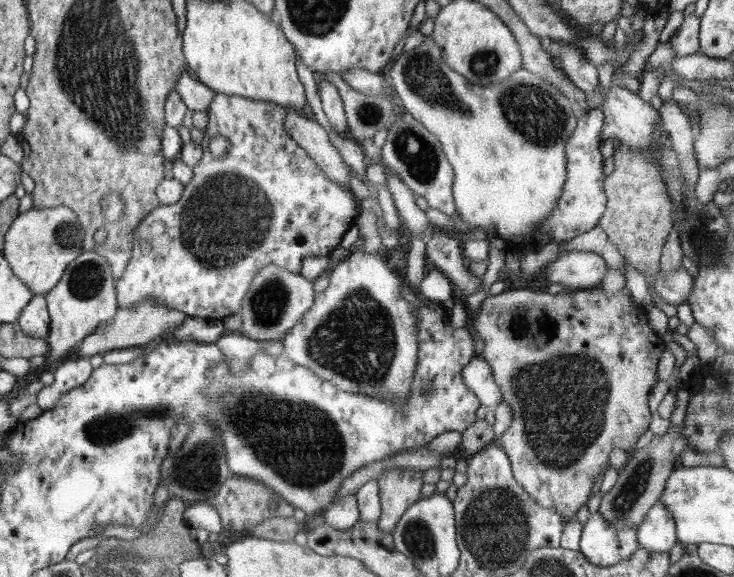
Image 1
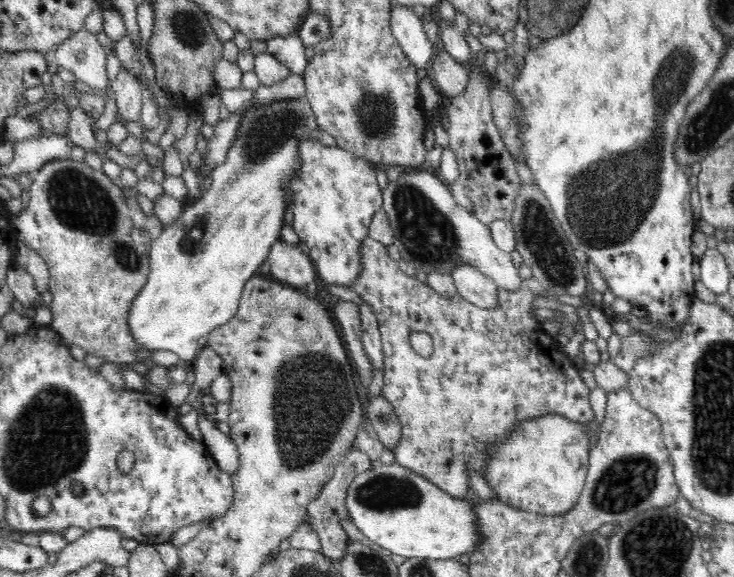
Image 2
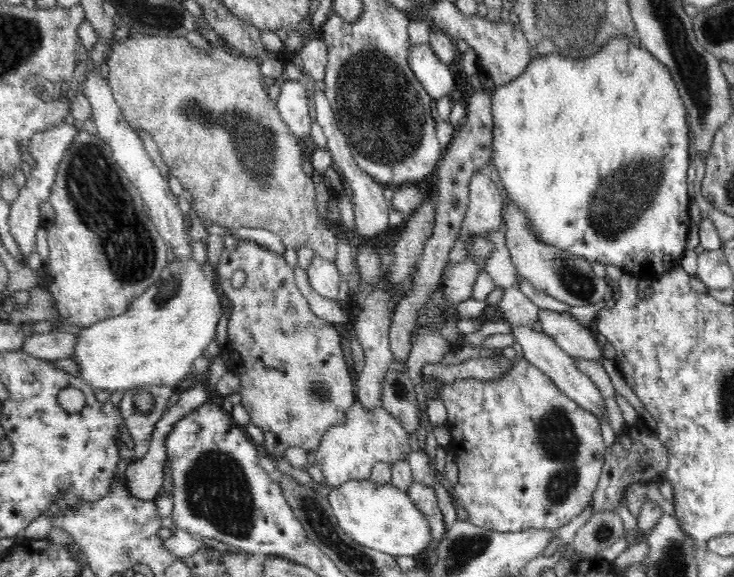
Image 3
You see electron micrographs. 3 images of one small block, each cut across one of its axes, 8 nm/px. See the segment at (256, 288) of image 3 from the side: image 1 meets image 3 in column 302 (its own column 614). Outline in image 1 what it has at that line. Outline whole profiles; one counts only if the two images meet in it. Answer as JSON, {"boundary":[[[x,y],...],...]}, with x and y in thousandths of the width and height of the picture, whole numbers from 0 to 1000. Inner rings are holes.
{"boundary":[[[819,499],[770,503],[767,510],[745,510],[745,506],[737,510],[737,506],[726,506],[726,503],[691,503],[677,513],[663,513],[653,527],[647,551],[642,551],[642,558],[644,558],[644,565],[639,565],[639,568],[644,575],[650,575],[650,582],[658,589],[658,610],[653,620],[666,631],[672,659],[683,679],[683,697],[688,697],[696,707],[696,735],[677,763],[677,773],[693,790],[699,828],[707,835],[707,842],[715,849],[715,856],[723,860],[726,870],[732,870],[734,877],[756,884],[756,891],[762,891],[764,905],[772,908],[775,898],[783,894],[786,884],[802,870],[805,846],[813,835],[819,811],[830,801],[830,794],[827,794],[830,783],[835,776],[846,776],[849,783],[854,783],[857,776],[865,773],[868,759],[881,749],[881,738],[887,731],[881,683],[884,683],[887,669],[895,662],[895,631],[898,631],[901,614],[909,603],[906,603],[901,582],[884,568],[879,541],[865,527],[865,520],[860,516],[854,499],[846,503],[841,513],[827,513],[824,503],[819,503]]]}

